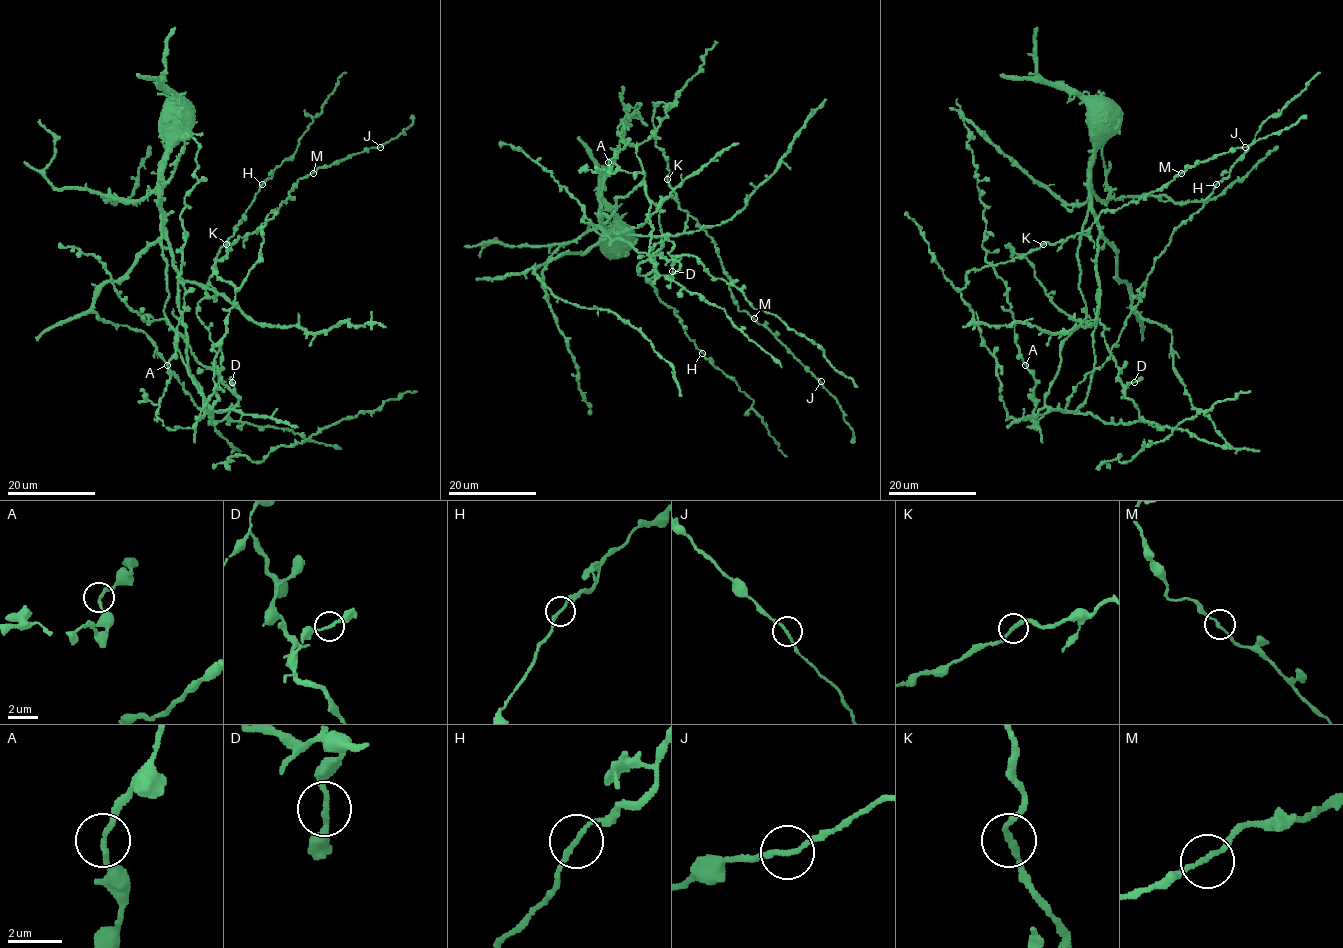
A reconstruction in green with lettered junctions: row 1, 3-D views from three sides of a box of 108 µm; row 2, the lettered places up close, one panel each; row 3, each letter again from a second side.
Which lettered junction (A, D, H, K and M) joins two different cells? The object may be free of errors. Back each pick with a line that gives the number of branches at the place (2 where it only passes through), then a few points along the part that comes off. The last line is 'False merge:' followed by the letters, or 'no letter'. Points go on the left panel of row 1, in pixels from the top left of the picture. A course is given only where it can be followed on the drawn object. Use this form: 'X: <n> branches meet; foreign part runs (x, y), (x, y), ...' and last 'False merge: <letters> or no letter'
False merge: no letter

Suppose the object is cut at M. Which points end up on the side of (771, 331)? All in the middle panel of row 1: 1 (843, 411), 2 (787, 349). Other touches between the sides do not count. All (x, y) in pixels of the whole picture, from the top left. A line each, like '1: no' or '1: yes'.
1: yes
2: yes

